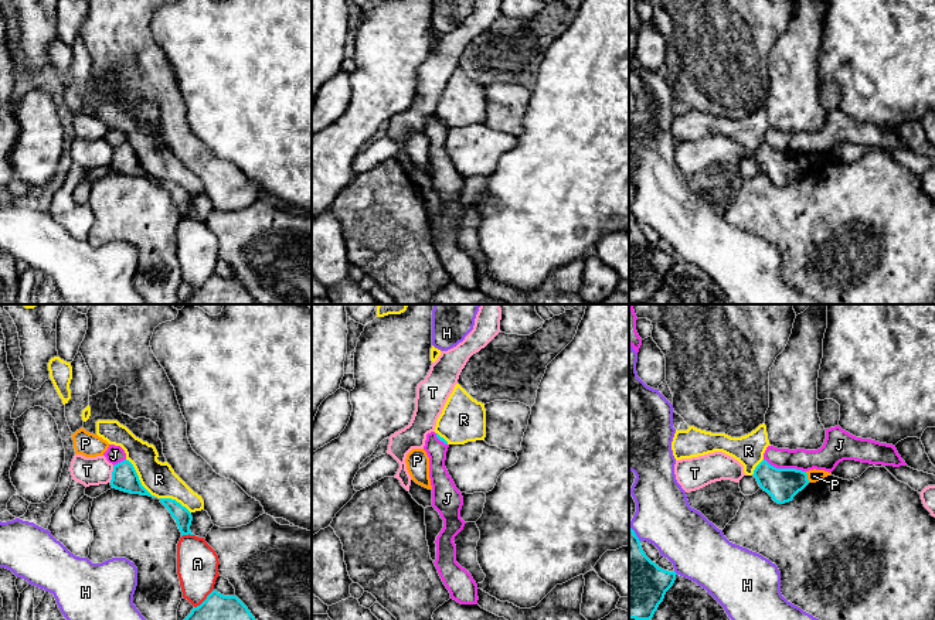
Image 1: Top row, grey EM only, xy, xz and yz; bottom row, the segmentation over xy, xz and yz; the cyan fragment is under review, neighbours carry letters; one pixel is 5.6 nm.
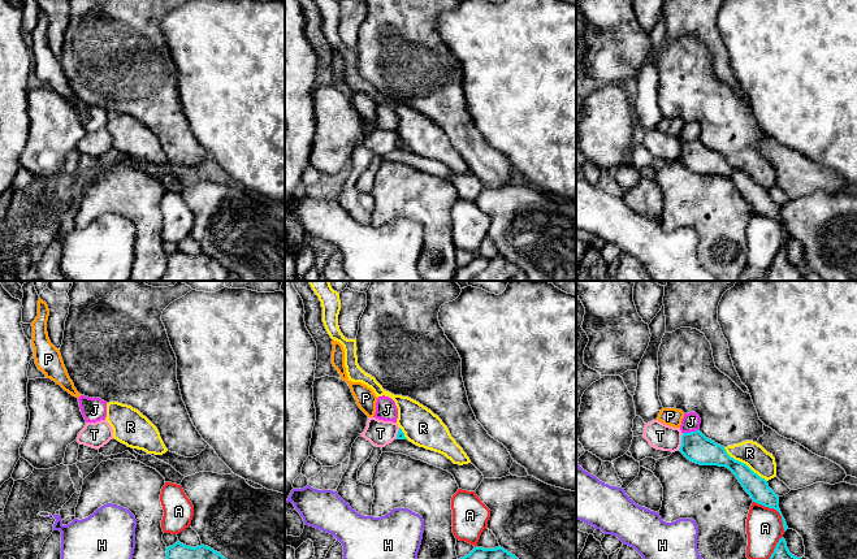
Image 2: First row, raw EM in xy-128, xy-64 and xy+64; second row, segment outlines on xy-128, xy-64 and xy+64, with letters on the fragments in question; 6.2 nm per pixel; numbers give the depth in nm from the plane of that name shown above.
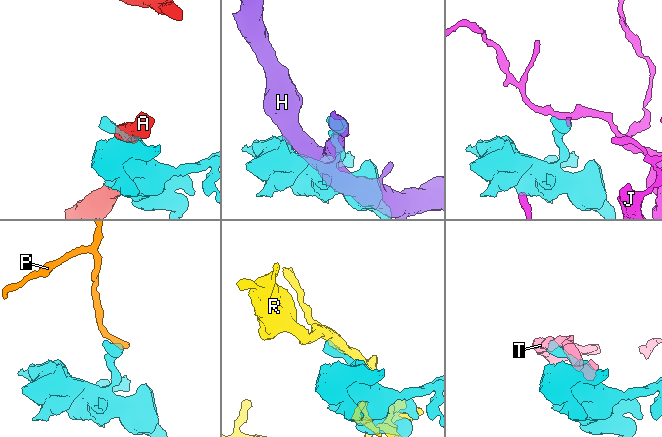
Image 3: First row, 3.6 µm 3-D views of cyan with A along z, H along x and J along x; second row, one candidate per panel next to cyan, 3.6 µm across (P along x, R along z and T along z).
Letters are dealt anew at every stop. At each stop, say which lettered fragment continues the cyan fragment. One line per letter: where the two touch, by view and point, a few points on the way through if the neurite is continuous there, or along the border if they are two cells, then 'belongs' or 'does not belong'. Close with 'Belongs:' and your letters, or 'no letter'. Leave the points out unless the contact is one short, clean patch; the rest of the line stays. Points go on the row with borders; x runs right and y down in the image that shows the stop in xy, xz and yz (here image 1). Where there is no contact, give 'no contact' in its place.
A: contact xy (187, 534); does not belong
H: contact yz (635, 534); does not belong
J: contact yz (785, 469); border yz (764, 459), (777, 467), (795, 467), (805, 472); does not belong
P: contact yz (806, 477); border yz (805, 472), (809, 481); does not belong
R: contact xy (138, 479); does not belong
T: contact xy (112, 474); does not belong
Belongs: no letter

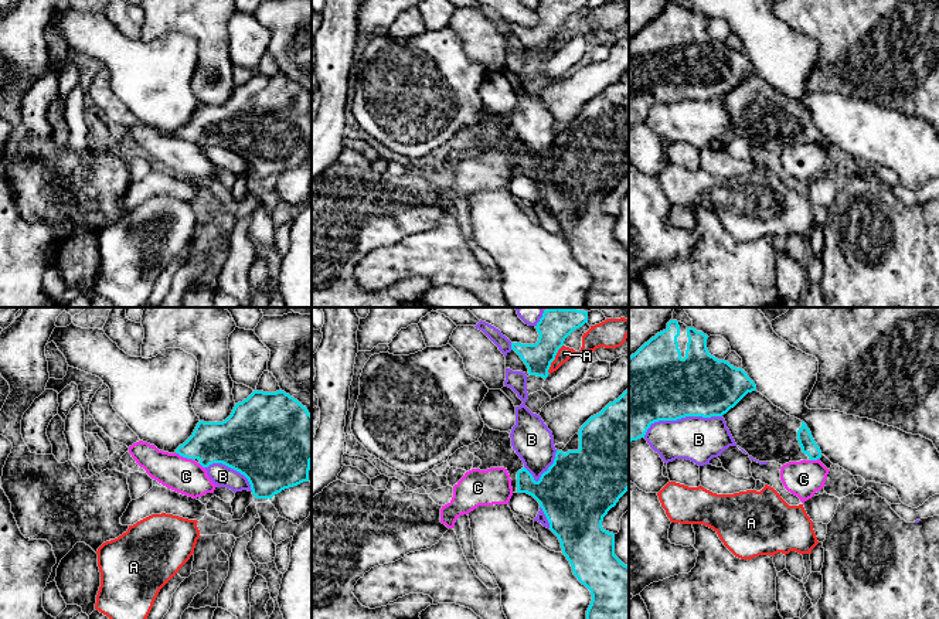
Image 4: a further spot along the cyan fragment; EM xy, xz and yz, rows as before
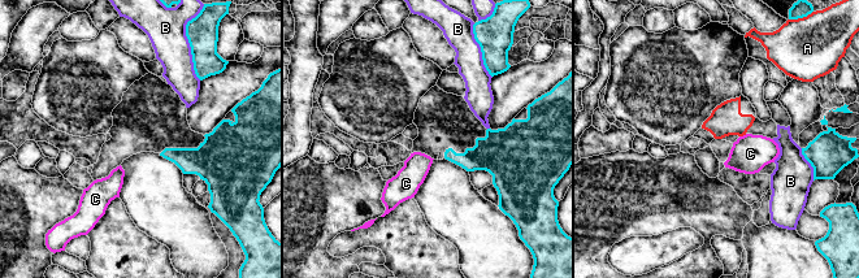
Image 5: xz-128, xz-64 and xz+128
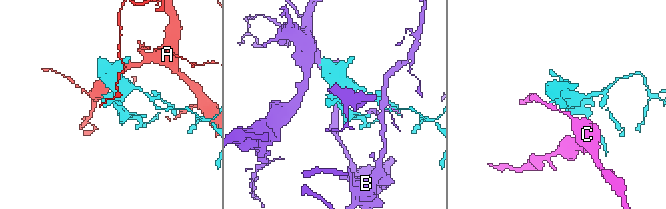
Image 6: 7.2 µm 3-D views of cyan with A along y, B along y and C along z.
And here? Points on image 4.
A: contact xz (554, 359); border xz (562, 344), (548, 373); does not belong
B: contact yz (680, 418); does not belong
C: contact xy (184, 456); border xy (176, 452), (193, 461); does not belong
Belongs: no letter

